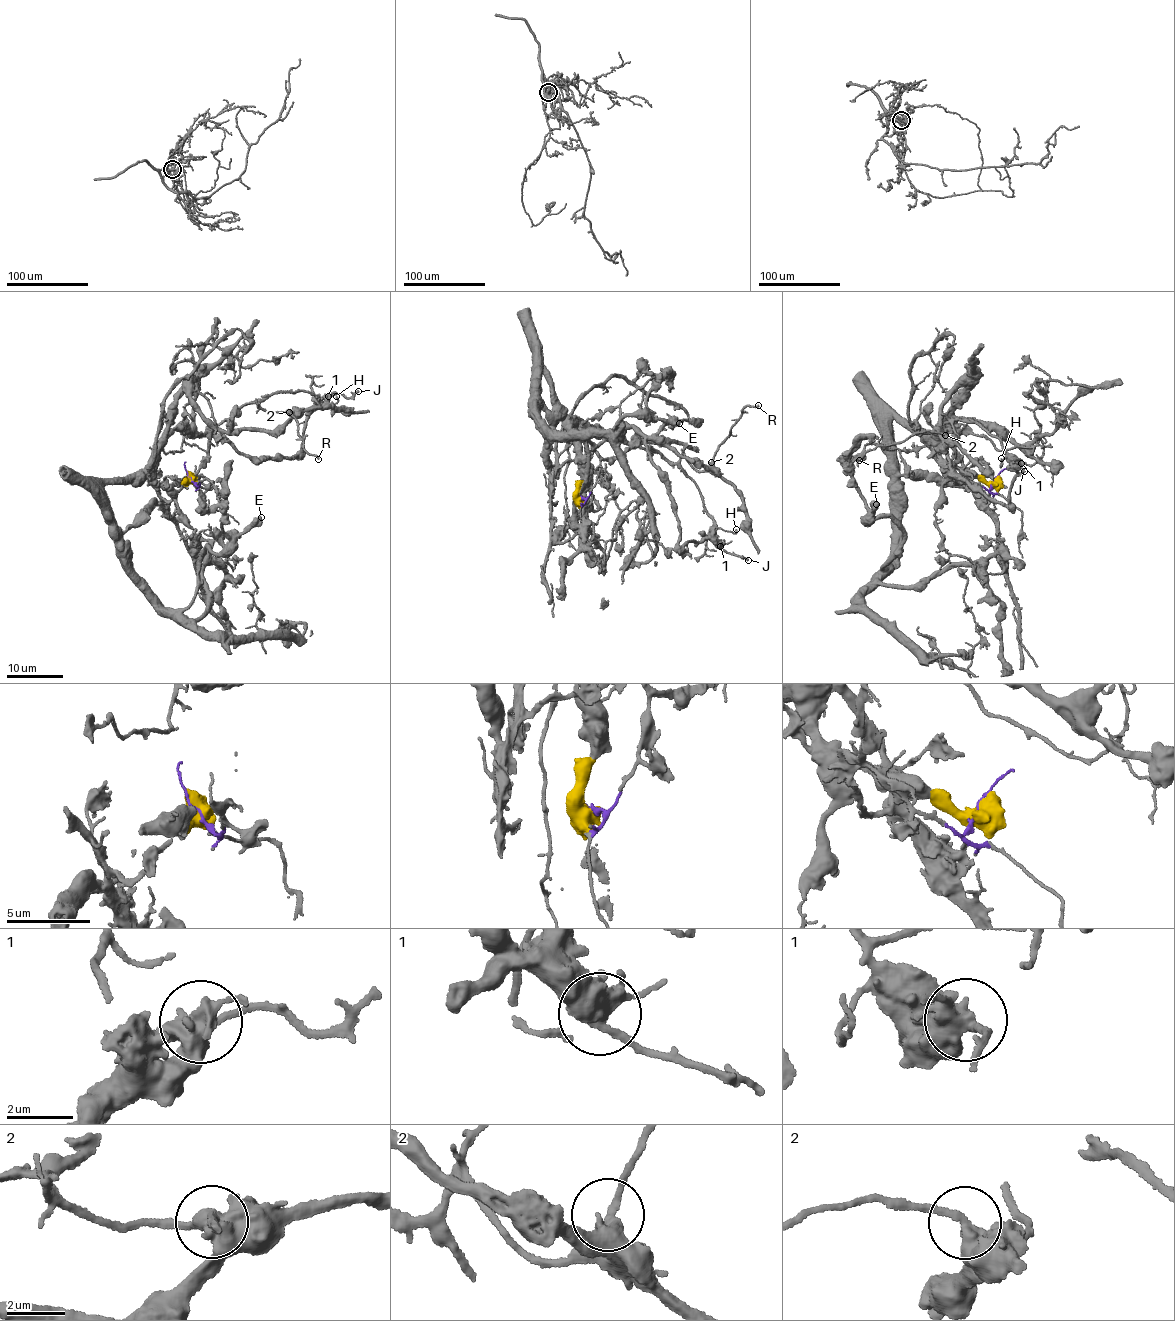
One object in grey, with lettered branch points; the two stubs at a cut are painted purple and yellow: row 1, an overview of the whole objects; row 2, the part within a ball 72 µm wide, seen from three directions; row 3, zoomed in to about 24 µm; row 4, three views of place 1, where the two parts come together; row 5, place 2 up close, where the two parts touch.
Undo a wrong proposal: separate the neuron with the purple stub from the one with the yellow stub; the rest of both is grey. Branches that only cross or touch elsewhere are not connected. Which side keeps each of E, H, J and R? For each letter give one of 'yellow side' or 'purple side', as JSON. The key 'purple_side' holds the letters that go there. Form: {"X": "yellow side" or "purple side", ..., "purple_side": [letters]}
{"E": "yellow side", "H": "purple side", "J": "purple side", "R": "purple side", "purple_side": ["H", "J", "R"]}

